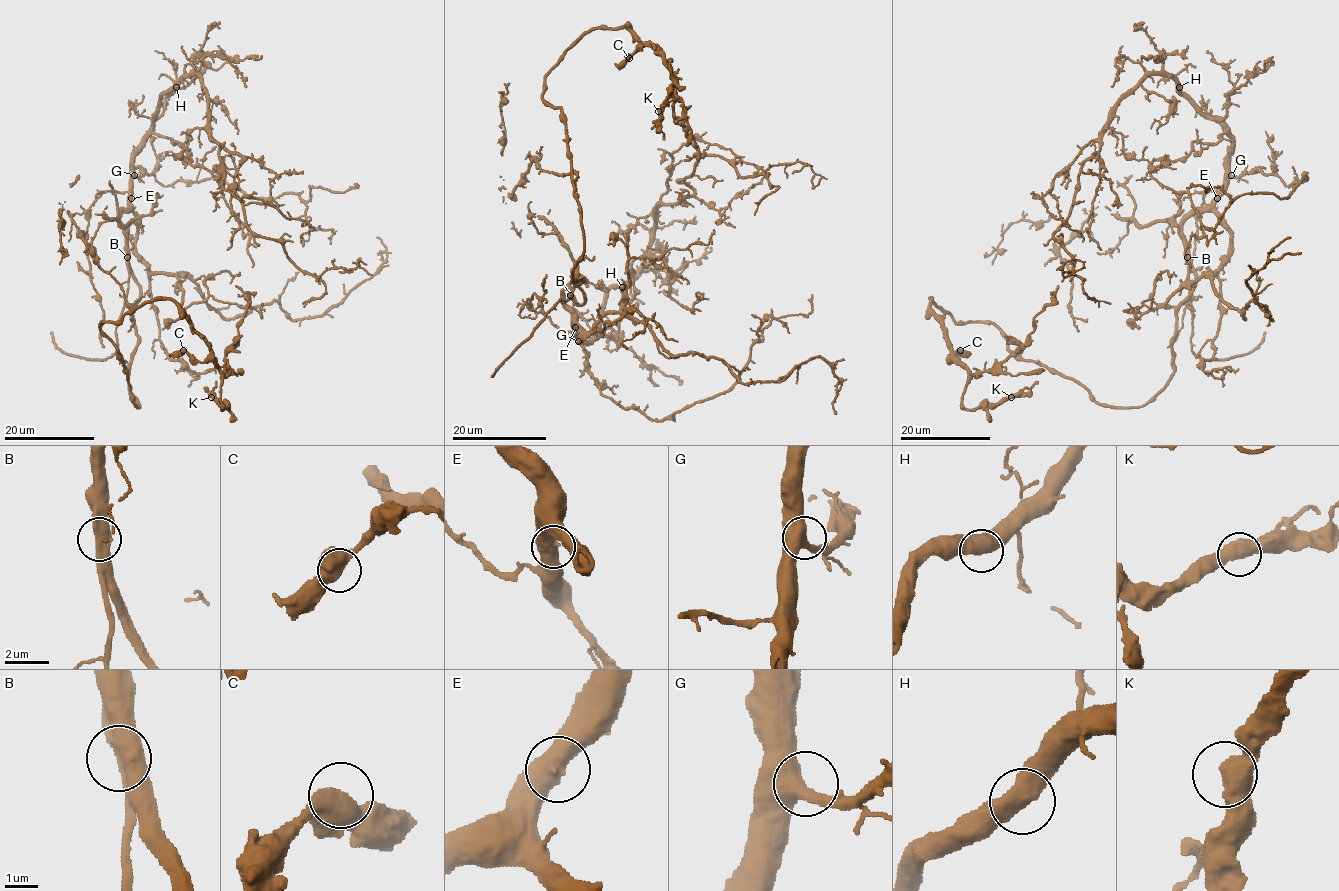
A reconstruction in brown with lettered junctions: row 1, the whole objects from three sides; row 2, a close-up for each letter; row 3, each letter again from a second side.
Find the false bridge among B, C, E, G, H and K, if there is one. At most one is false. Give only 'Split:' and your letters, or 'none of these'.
Split: none of these

